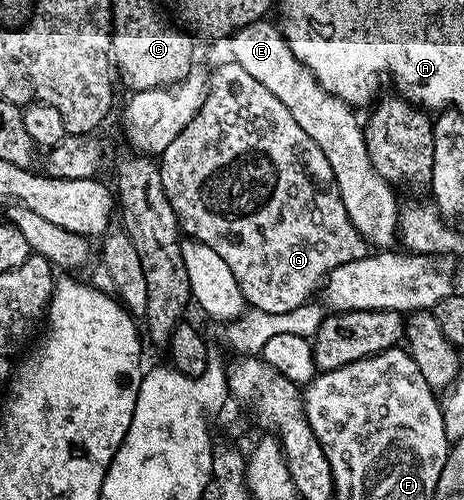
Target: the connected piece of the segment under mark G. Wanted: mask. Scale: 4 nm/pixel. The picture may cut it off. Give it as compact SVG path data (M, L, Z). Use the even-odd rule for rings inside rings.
M226 60L223 66L215 68L214 75L209 75L208 93L200 112L190 121L188 128L184 128L184 132L180 132L180 136L176 136L172 144L168 144L168 148L160 156L160 169L164 192L178 218L181 233L187 239L204 243L224 259L224 264L232 268L232 276L236 276L242 295L251 307L270 313L292 312L294 308L309 303L315 297L313 294L325 283L326 277L336 268L352 260L367 257L368 243L360 236L360 232L356 232L352 220L348 220L348 212L344 212L344 200L340 200L338 185L332 176L332 167L328 165L324 152L320 152L316 140L312 140L312 136L308 136L308 132L304 132L304 128L296 124L292 112L288 112L288 108L284 108L284 104L280 104L280 100L276 100L276 96L272 96L272 92L268 92L264 84L260 84L260 80L248 76L248 72L244 72L244 68L240 68L240 64L233 60Z

